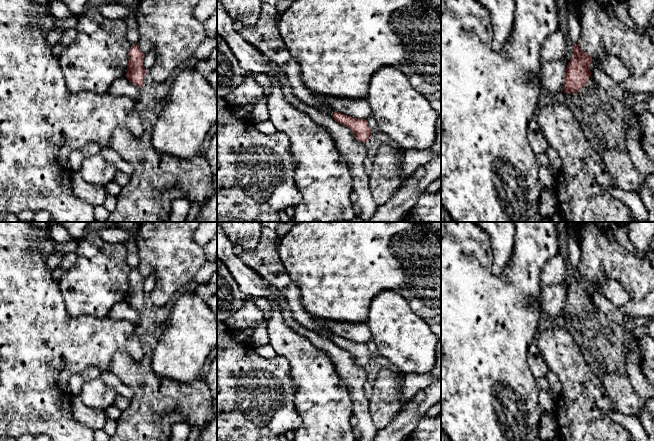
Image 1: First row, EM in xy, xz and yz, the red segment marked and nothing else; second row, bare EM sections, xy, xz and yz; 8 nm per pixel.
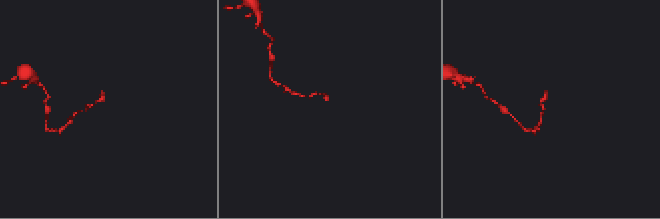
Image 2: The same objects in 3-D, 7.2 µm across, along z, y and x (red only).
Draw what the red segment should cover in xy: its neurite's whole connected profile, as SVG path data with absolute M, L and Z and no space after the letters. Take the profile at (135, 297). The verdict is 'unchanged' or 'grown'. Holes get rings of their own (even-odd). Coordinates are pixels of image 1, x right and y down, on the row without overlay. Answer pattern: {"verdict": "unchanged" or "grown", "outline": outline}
{"verdict": "unchanged", "outline": "M135 268L131 270L128 280L129 284L125 301L141 313L145 301L145 291L143 289L145 278L140 274L138 268Z"}

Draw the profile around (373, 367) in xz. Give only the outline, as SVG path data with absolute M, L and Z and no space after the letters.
M377 354L374 355L373 360L370 361L365 367L368 380L375 380L378 372L382 368L390 369L395 373L399 372L397 366L395 366L390 360Z

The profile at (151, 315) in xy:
M179 292L174 293L165 306L155 306L152 300L146 299L144 301L144 307L141 312L139 324L145 329L163 323L171 312L171 309L179 297Z

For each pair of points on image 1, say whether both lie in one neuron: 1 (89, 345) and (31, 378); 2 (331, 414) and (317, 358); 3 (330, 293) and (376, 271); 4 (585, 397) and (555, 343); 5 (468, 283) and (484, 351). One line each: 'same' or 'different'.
1: same
2: same
3: same
4: same
5: same

